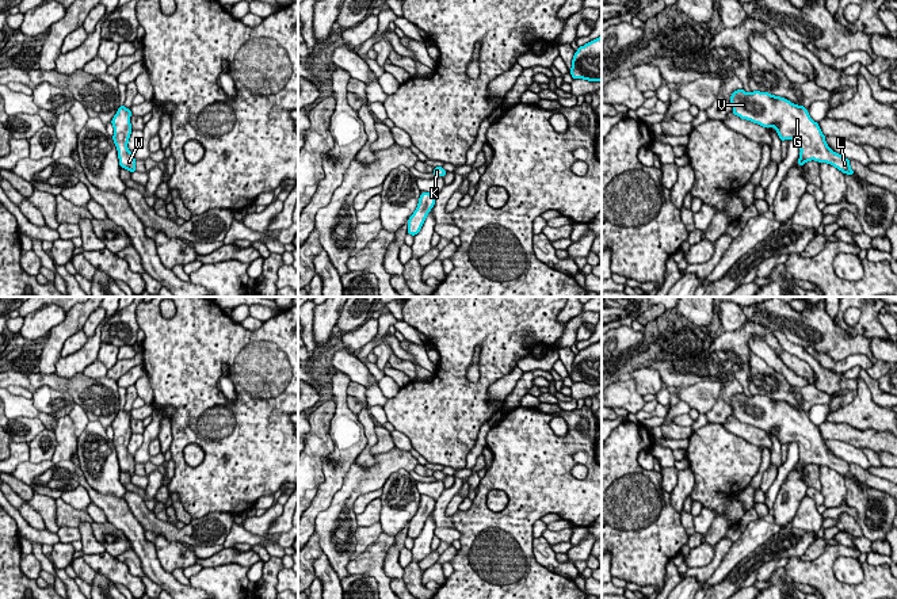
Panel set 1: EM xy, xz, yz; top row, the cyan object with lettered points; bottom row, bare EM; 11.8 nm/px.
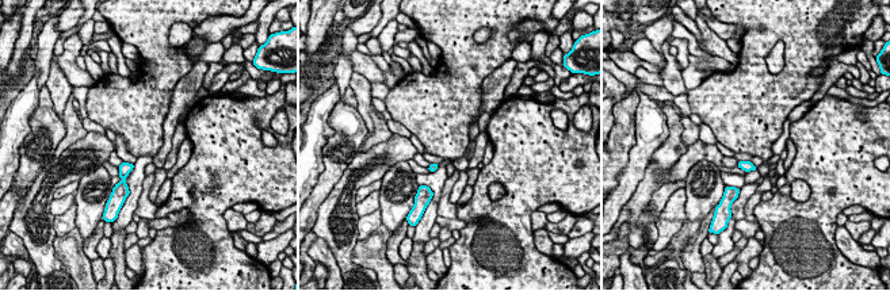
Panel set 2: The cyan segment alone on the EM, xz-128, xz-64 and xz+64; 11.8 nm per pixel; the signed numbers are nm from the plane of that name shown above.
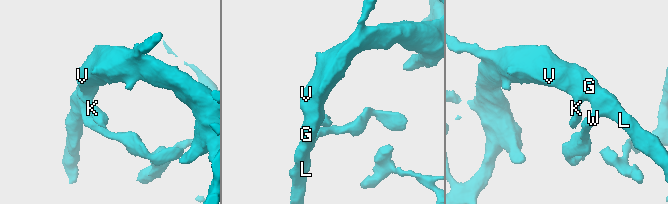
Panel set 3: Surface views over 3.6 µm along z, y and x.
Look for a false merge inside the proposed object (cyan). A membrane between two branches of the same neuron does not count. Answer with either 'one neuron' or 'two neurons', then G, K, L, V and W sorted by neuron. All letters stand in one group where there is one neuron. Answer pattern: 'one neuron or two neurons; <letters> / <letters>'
one neuron; G K L V W

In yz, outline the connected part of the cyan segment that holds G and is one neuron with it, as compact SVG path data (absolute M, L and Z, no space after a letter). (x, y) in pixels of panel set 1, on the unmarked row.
M737 393L730 400L733 417L763 431L774 431L780 445L795 442L799 446L798 469L816 463L828 466L844 478L854 480L850 463L835 457L825 446L817 426L814 426L804 409L770 398L768 396Z

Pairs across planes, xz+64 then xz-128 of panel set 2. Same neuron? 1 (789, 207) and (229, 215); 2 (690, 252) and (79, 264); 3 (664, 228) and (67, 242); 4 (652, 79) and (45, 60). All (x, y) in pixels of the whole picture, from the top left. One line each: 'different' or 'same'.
1: different
2: different
3: different
4: different

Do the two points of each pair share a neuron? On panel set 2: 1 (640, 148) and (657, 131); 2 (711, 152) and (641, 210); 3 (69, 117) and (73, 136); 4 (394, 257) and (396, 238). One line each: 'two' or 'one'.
1: one
2: one
3: one
4: one

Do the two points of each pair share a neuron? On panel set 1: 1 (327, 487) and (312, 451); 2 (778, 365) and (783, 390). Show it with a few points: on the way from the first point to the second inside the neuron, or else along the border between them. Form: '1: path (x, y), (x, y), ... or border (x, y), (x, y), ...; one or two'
1: border (334, 447), (323, 461), (323, 481), (312, 500); two
2: border (755, 353), (793, 385); two

